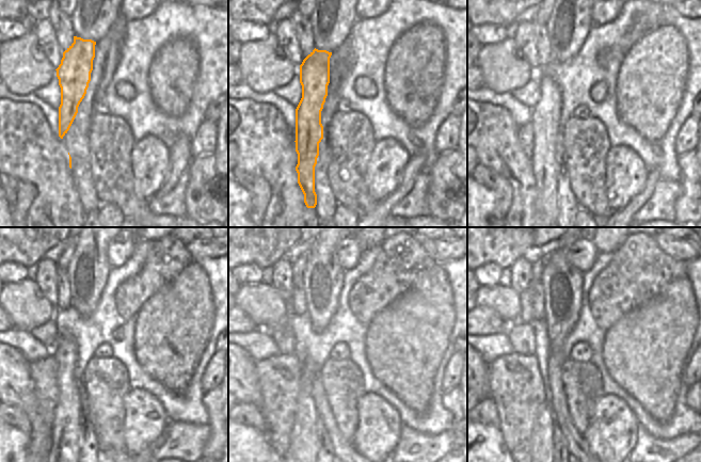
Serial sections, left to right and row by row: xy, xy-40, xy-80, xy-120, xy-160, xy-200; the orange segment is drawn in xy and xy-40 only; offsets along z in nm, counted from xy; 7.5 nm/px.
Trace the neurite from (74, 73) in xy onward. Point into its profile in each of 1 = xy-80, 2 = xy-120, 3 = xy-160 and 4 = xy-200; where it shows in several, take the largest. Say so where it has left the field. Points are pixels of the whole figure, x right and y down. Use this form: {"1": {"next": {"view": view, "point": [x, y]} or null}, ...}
{"1": {"next": {"view": "xy-80", "point": [546, 114]}}, "2": {"next": {"view": "xy-120", "point": [67, 426]}}, "3": {"next": {"view": "xy-160", "point": [304, 444]}}, "4": {"next": {"view": "xy-200", "point": [542, 440]}}}

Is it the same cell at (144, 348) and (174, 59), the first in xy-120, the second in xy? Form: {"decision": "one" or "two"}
{"decision": "one"}

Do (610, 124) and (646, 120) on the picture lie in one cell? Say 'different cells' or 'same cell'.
different cells

